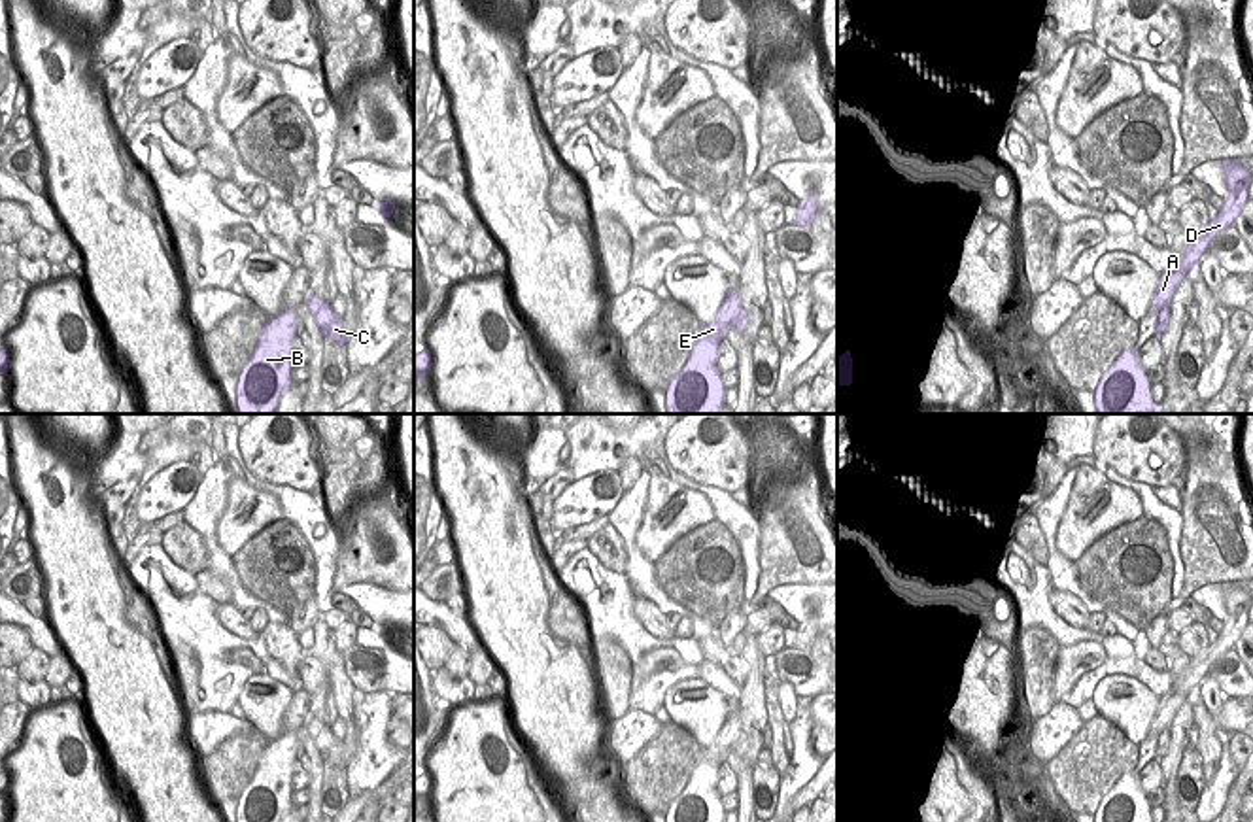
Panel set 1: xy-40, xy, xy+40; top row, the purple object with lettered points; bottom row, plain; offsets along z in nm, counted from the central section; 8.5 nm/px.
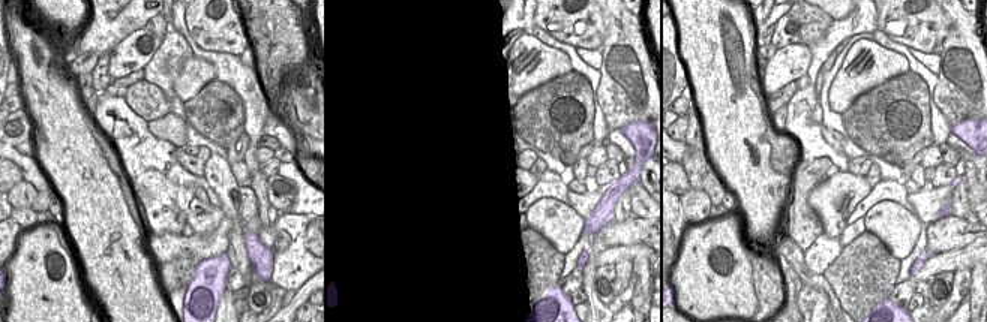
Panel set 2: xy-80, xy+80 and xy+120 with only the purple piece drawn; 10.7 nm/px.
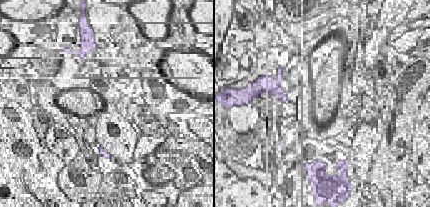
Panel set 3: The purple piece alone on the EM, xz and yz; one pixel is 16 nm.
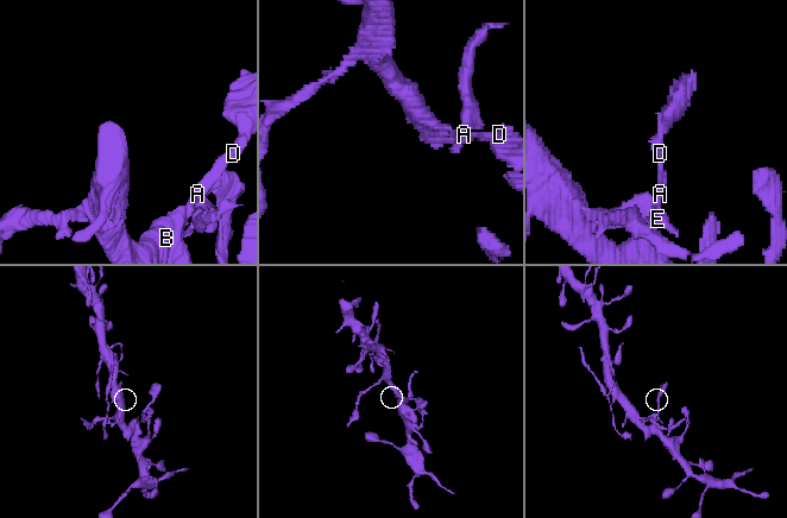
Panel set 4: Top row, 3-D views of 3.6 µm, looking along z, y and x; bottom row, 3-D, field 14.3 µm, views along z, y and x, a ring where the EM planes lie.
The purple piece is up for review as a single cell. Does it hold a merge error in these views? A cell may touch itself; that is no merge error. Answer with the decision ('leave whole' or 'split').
split

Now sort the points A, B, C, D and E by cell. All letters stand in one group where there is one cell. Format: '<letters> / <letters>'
A B D E / C

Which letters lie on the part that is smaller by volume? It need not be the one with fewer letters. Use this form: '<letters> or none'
C

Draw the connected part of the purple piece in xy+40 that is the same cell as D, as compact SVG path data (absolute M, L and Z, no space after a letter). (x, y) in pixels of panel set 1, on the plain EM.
M1225 582L1223 595L1227 605L1228 620L1221 629L1215 642L1208 644L1200 654L1191 658L1187 671L1172 684L1172 688L1159 697L1159 707L1151 722L1149 731L1162 735L1170 729L1170 724L1196 690L1200 694L1200 682L1208 675L1210 665L1223 654L1230 652L1247 625L1247 612L1251 607L1251 595L1242 588L1242 582Z

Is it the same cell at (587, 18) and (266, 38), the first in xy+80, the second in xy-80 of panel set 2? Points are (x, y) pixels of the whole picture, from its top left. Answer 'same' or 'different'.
different

